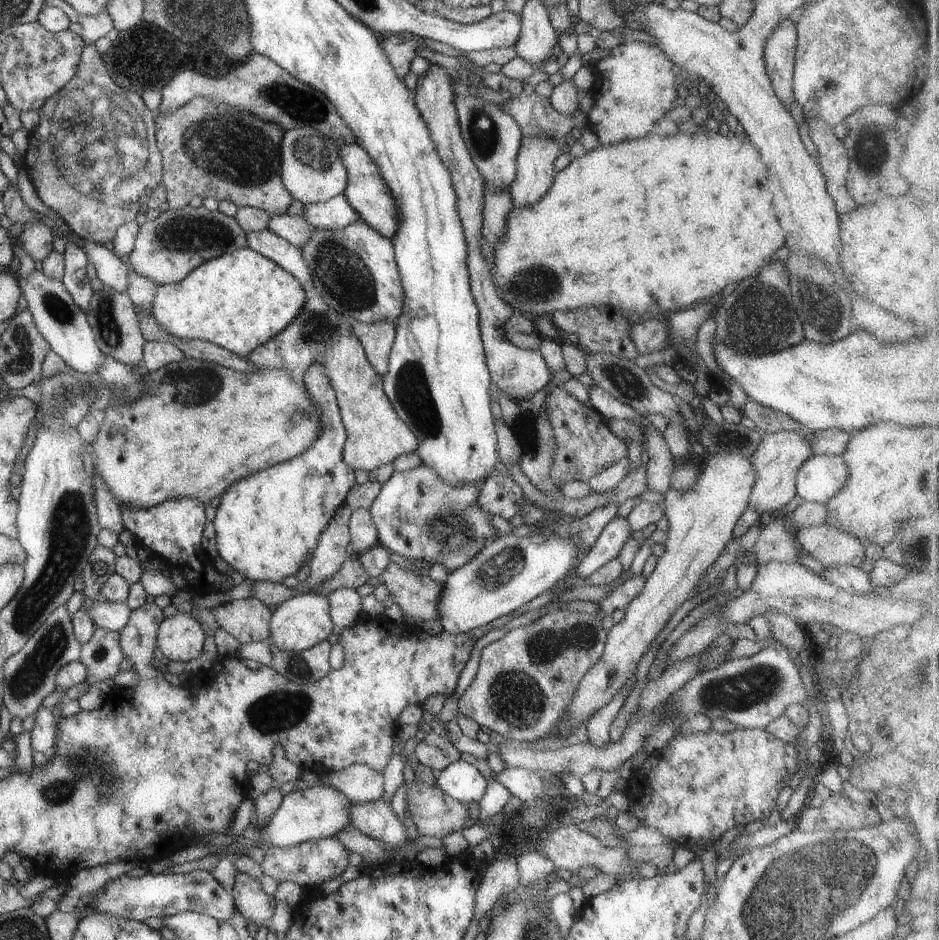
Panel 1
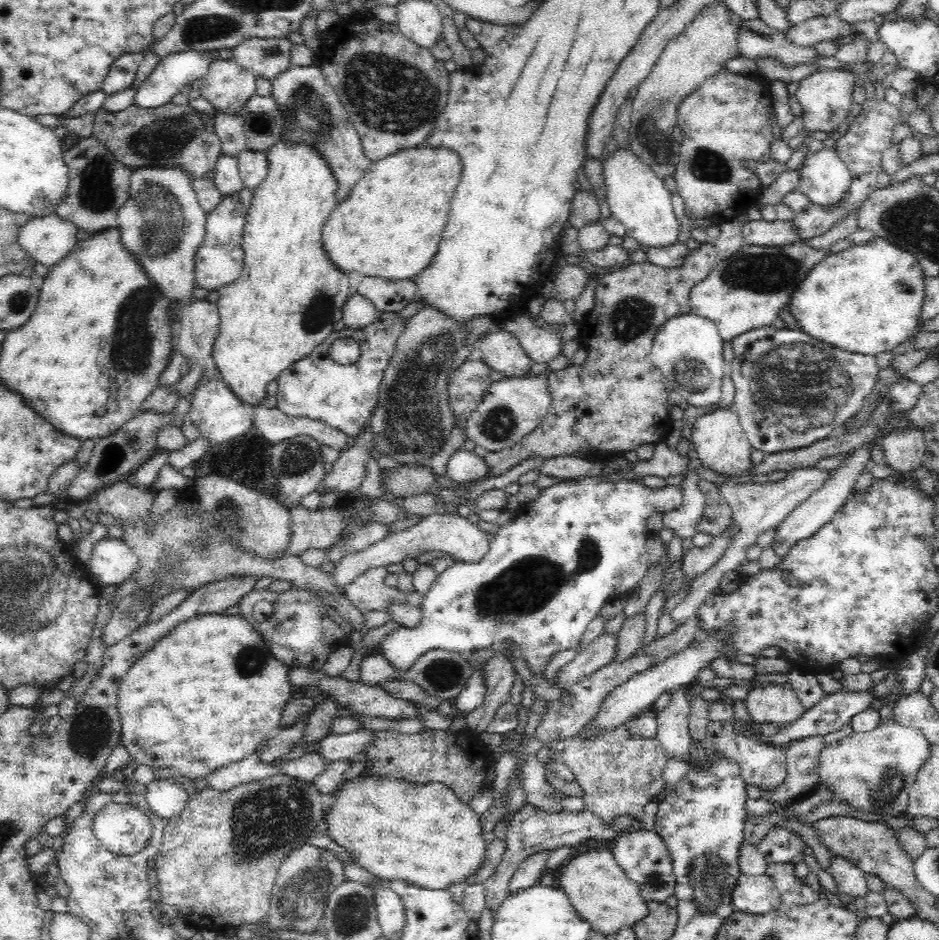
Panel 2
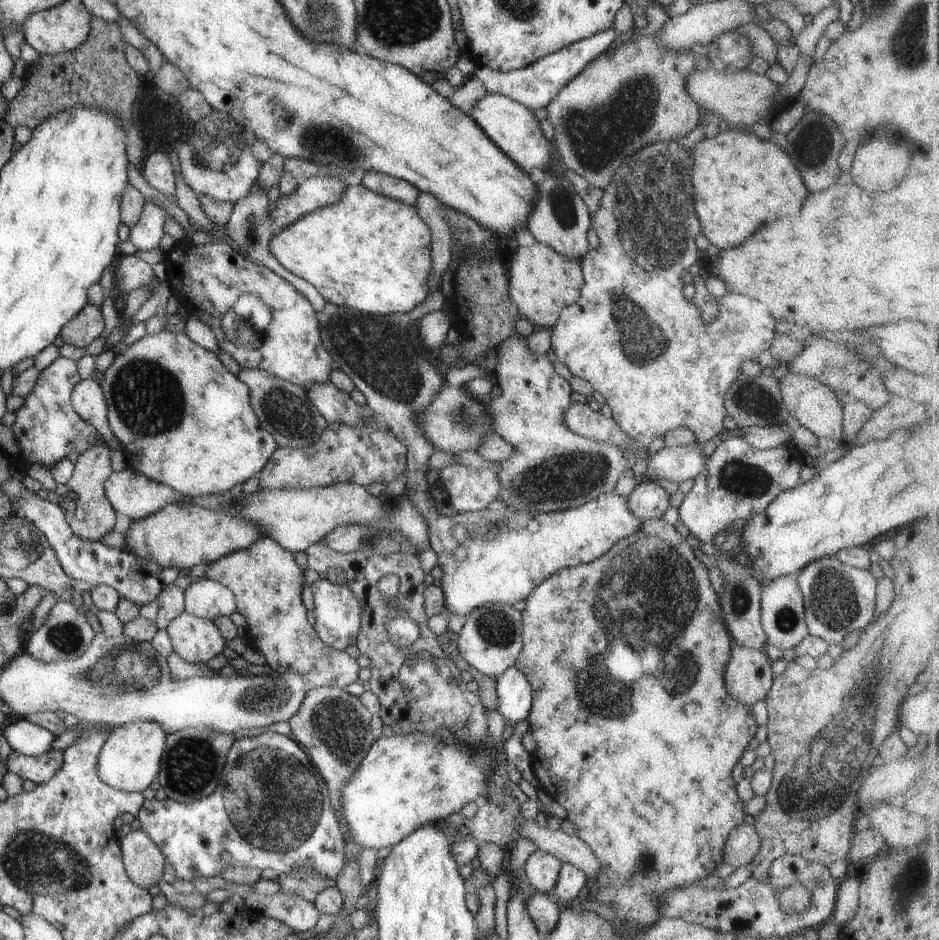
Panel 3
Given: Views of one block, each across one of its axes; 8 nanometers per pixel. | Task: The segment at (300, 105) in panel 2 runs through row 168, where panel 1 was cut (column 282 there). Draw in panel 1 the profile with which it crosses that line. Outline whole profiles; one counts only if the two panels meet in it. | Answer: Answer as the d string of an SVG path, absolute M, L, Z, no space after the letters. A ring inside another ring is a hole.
M310 293L297 316L282 331L241 358L257 369L276 368L285 372L293 368L305 370L309 364L317 361L323 363L337 398L346 434L342 461L353 470L369 472L382 464L391 463L396 456L413 452L419 441L407 425L399 420L383 392L382 376L369 364L362 344L351 334L354 321L327 306L315 293Z

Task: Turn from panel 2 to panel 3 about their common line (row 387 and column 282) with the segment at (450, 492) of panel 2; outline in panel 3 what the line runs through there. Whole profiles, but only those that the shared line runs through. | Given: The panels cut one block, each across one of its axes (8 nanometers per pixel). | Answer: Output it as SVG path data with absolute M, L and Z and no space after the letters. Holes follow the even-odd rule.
M260 537L248 548L228 553L209 564L203 575L206 579L216 581L228 587L236 599L236 612L247 623L247 632L251 638L251 646L259 648L265 656L266 665L275 673L288 671L298 673L309 687L336 687L345 686L358 680L360 670L356 660L350 658L344 651L337 651L327 647L317 637L315 630L306 620L306 610L303 606L300 592L305 585L303 571L299 569L293 559L293 554L279 547L271 538Z

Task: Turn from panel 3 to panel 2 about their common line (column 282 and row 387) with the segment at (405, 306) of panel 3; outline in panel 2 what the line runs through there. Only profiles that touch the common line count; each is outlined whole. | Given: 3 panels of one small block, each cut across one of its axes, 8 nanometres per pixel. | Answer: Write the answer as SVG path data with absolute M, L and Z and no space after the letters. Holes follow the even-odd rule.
M280 140L268 155L268 174L253 189L253 199L247 210L242 246L244 268L240 278L218 289L219 332L211 356L218 376L230 391L245 404L257 407L266 402L268 386L292 364L308 358L316 347L333 333L334 322L342 321L343 306L351 296L348 275L336 269L322 249L321 230L326 219L337 207L336 179L328 163L310 145L288 145Z

